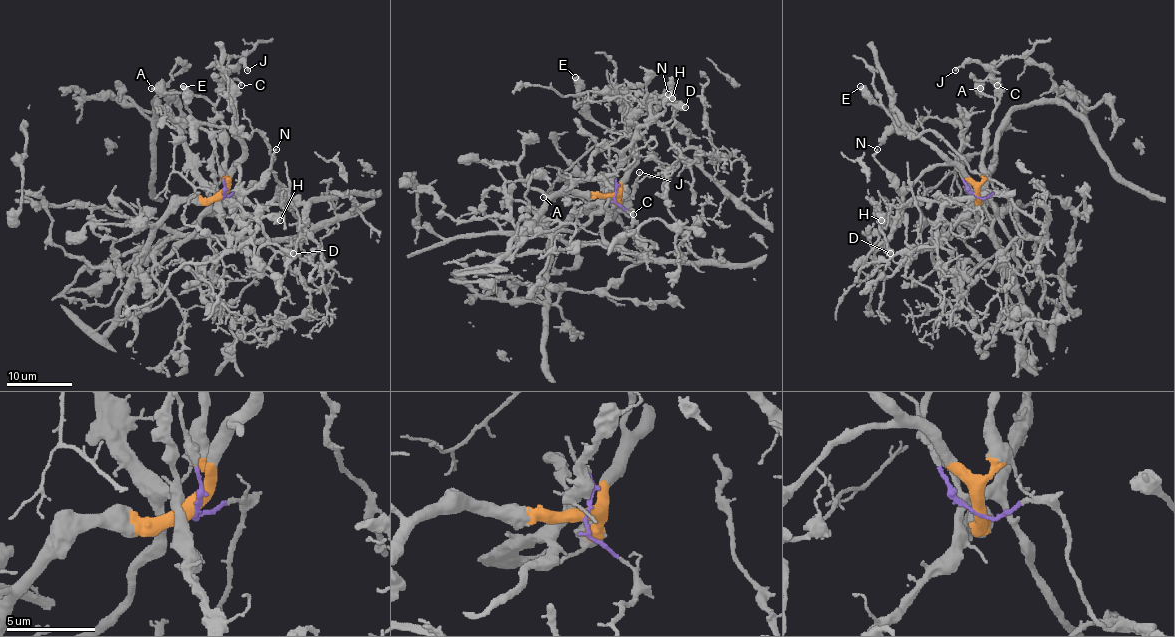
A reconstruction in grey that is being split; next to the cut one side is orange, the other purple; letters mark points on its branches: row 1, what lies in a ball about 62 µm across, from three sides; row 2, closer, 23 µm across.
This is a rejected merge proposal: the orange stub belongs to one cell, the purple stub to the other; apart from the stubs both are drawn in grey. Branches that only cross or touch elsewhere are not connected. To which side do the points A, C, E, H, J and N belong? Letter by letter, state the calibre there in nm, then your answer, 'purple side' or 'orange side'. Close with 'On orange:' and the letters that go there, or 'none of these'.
A: 440 nm thick; orange side
C: 190 nm thick; orange side
E: 600 nm thick; orange side
H: 750 nm thick; orange side
J: 190 nm thick; orange side
N: 160 nm thick; orange side
On orange: A, C, E, H, J, N

